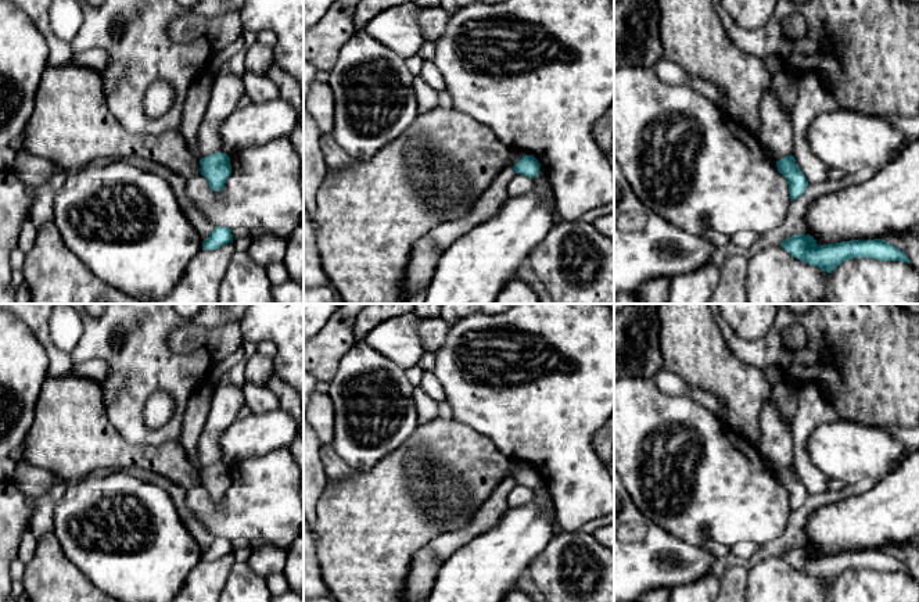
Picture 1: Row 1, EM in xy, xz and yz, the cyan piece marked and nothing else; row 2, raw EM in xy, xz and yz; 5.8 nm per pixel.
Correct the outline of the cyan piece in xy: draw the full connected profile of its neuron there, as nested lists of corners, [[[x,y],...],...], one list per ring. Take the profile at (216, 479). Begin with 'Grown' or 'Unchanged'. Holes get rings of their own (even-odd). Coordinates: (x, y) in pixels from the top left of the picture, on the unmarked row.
Unchanged. [[[215,463],[201,469],[200,476],[200,484],[208,490],[211,499],[220,502],[231,484],[230,467],[225,463]]]

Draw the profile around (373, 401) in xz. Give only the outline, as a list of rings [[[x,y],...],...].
[[[356,340],[340,361],[338,370],[330,381],[329,395],[334,412],[330,447],[349,467],[358,472],[370,470],[402,447],[417,429],[414,390],[403,368],[365,340]]]

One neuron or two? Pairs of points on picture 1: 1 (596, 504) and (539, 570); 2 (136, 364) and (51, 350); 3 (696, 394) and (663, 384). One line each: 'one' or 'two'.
1: two
2: two
3: one

